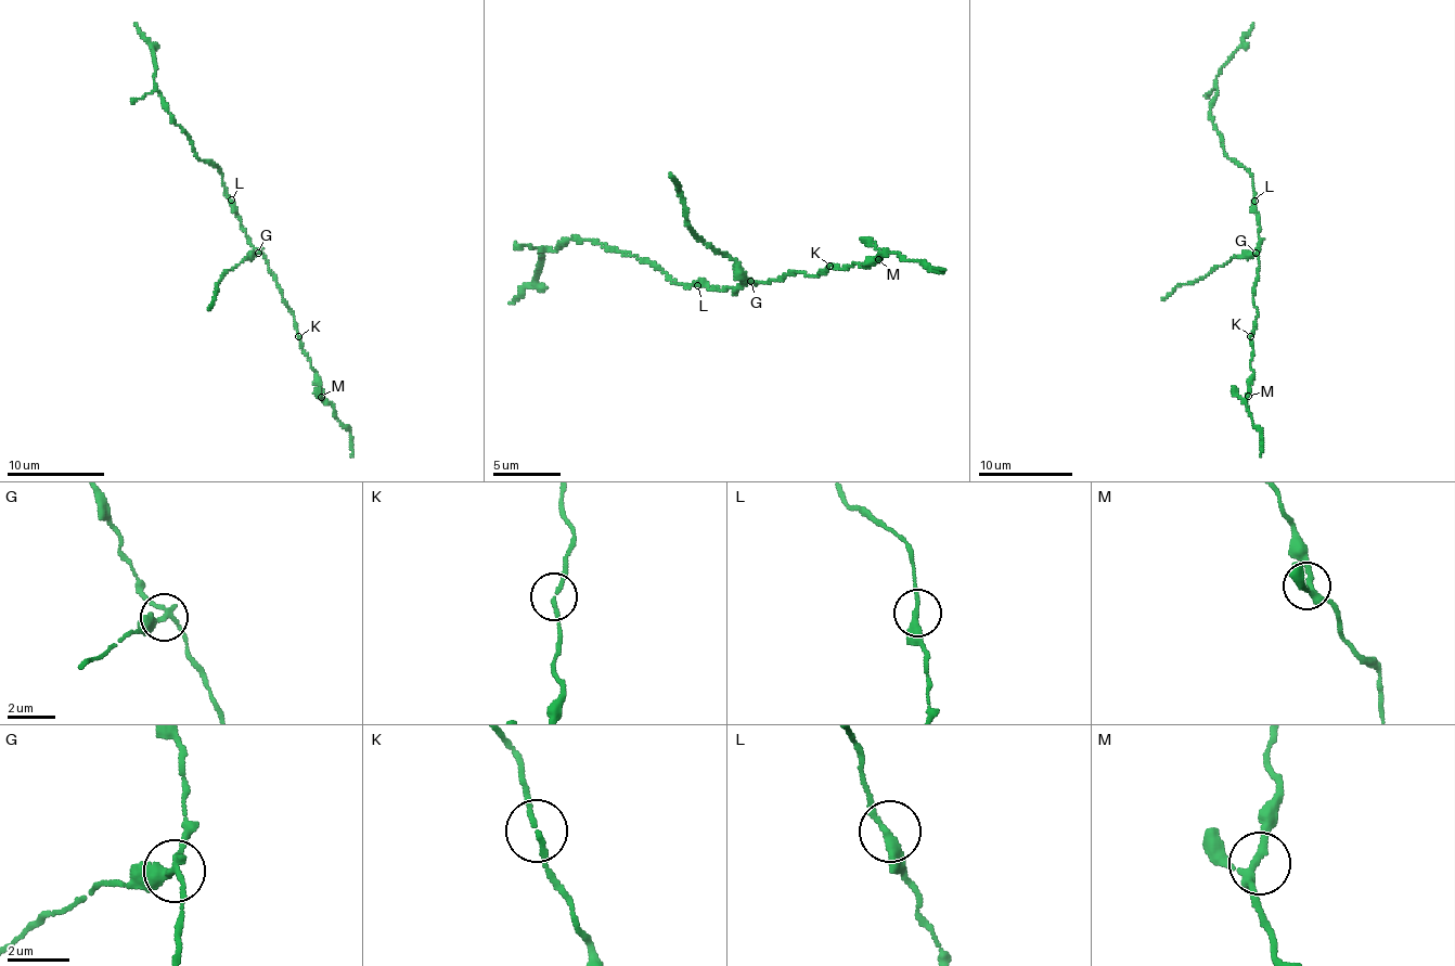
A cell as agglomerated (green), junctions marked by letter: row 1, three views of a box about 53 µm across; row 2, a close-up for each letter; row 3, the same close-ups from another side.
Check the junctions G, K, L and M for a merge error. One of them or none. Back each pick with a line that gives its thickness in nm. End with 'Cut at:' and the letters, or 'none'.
G: 240 nm
Cut at: G

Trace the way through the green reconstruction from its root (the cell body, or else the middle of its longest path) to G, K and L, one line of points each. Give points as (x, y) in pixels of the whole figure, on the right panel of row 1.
G: (1259, 229), (1260, 246), (1257, 254)
K: (1259, 229), (1259, 270), (1252, 290), (1258, 314), (1249, 336)
L: (1259, 229), (1254, 201)

